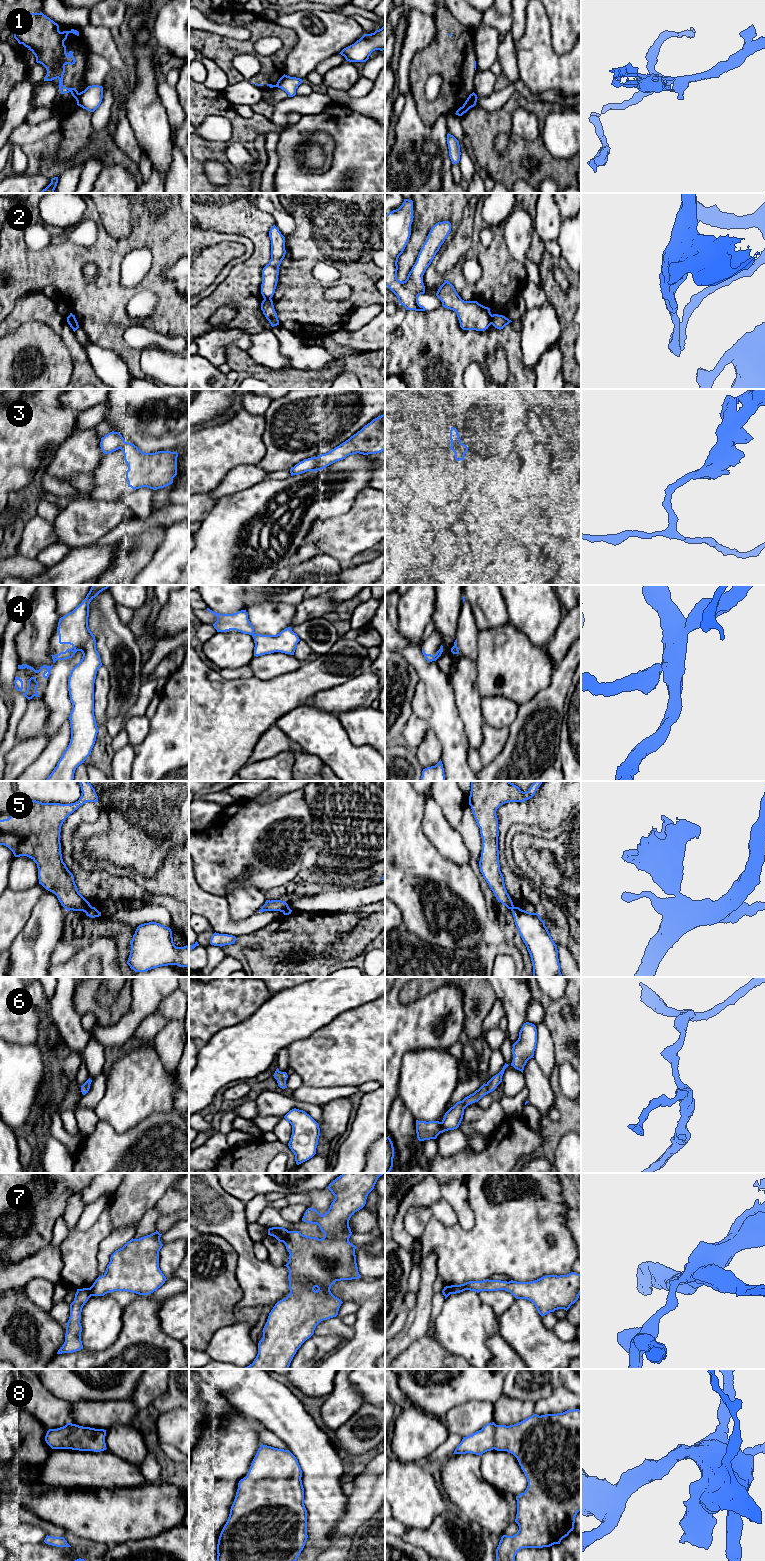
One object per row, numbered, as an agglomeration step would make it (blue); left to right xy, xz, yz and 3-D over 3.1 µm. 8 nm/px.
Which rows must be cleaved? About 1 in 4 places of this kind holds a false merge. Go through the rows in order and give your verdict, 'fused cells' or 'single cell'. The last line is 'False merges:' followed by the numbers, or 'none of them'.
1: fused cells
2: fused cells
3: fused cells
4: single cell
5: fused cells
6: single cell
7: fused cells
8: single cell
False merges: 1, 2, 3, 5, 7

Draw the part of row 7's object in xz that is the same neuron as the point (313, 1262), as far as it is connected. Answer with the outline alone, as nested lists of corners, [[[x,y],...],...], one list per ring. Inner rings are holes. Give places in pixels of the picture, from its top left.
[[[343,1173],[329,1184],[327,1188],[335,1196],[335,1199],[328,1211],[321,1215],[316,1209],[308,1208],[302,1218],[302,1221],[306,1223],[317,1224],[324,1233],[323,1238],[306,1236],[299,1231],[288,1231],[283,1243],[290,1254],[289,1262],[284,1265],[289,1270],[290,1293],[286,1298],[278,1301],[269,1313],[262,1331],[263,1338],[258,1343],[258,1354],[253,1363],[244,1369],[288,1369],[297,1350],[314,1334],[316,1326],[321,1321],[338,1315],[343,1302],[331,1293],[331,1286],[336,1281],[361,1278],[356,1263],[356,1246],[349,1242],[352,1235],[349,1220],[355,1212],[365,1206],[368,1194],[374,1189],[378,1178],[383,1174],[385,1173]]]

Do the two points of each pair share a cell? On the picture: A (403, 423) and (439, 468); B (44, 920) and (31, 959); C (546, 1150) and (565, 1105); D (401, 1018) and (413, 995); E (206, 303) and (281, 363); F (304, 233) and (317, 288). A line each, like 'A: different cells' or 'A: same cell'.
A: same cell
B: same cell
C: same cell
D: different cells
E: different cells
F: same cell

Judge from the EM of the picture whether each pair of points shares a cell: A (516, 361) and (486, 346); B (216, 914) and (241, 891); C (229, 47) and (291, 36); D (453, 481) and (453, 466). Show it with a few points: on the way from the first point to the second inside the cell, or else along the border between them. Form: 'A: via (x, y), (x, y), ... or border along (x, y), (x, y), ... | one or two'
A: via (508, 361), (500, 361), (493, 354) | one
B: border along (224, 897), (234, 919), (249, 916) | two
C: via (244, 47), (261, 31), (276, 31) | one
D: via (453, 477), (453, 470) | one

